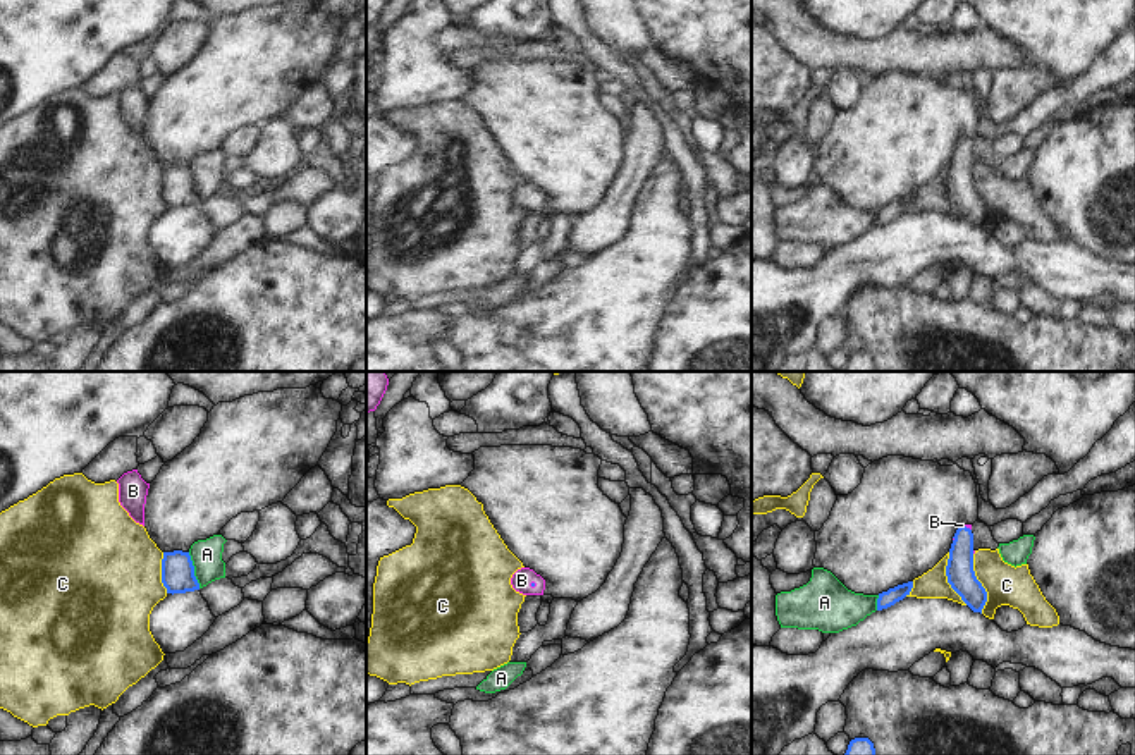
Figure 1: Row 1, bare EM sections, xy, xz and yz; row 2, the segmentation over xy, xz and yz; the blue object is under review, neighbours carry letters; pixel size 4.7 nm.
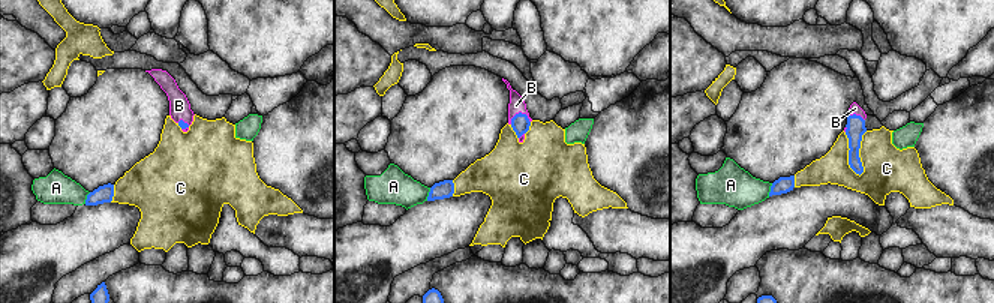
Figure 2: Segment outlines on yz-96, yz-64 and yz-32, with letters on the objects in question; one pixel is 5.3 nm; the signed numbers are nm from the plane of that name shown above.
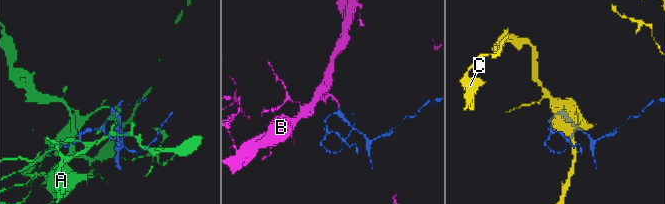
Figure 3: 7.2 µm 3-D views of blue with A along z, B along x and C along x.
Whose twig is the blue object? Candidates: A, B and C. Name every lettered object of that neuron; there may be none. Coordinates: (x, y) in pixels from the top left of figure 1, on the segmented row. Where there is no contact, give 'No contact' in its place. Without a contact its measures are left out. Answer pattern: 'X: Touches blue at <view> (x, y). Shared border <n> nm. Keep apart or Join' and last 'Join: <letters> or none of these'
A: Touches blue at xy (193, 570). Shared border 180 nm. Keep apart
B: Touches blue at xz (532, 585). Shared border 30 nm. Join
C: Touches blue at yz (981, 583). Shared border 280 nm. Keep apart
Join: B

